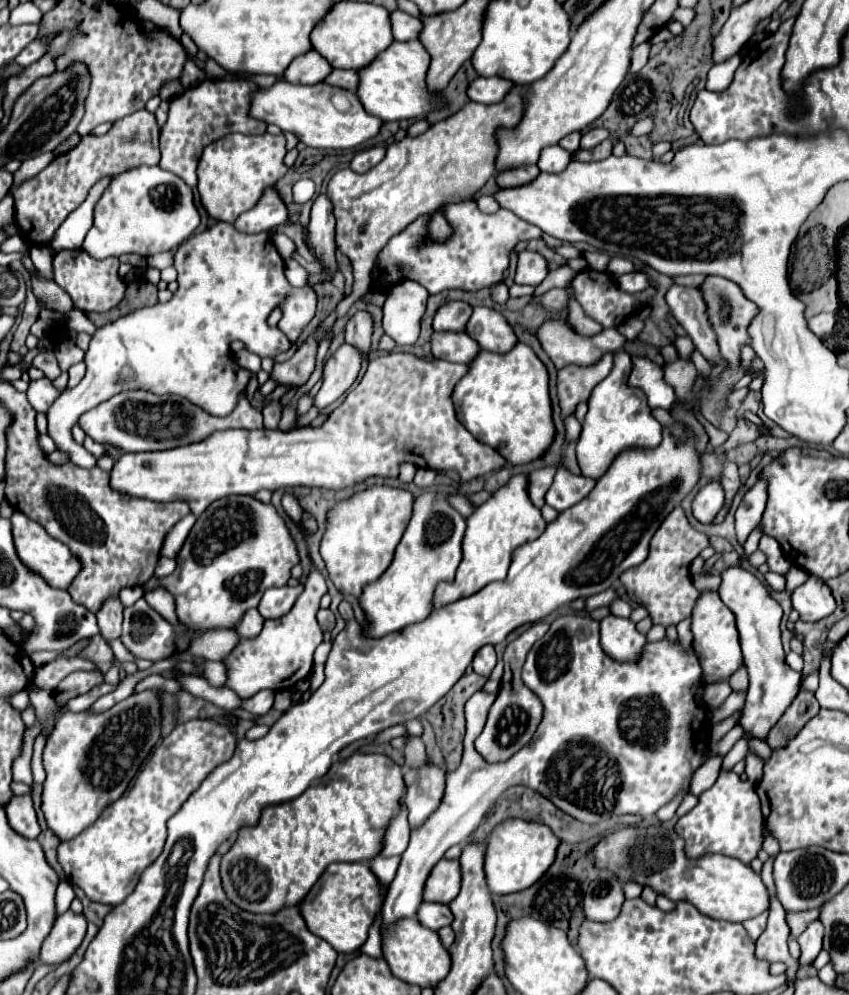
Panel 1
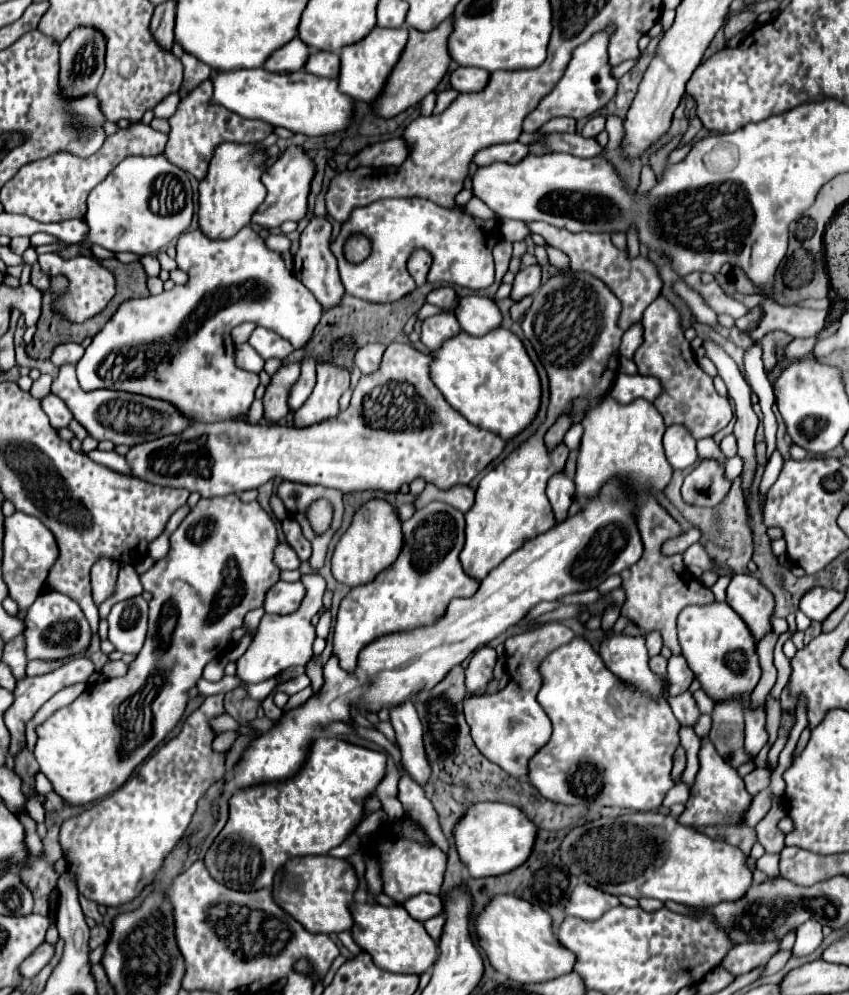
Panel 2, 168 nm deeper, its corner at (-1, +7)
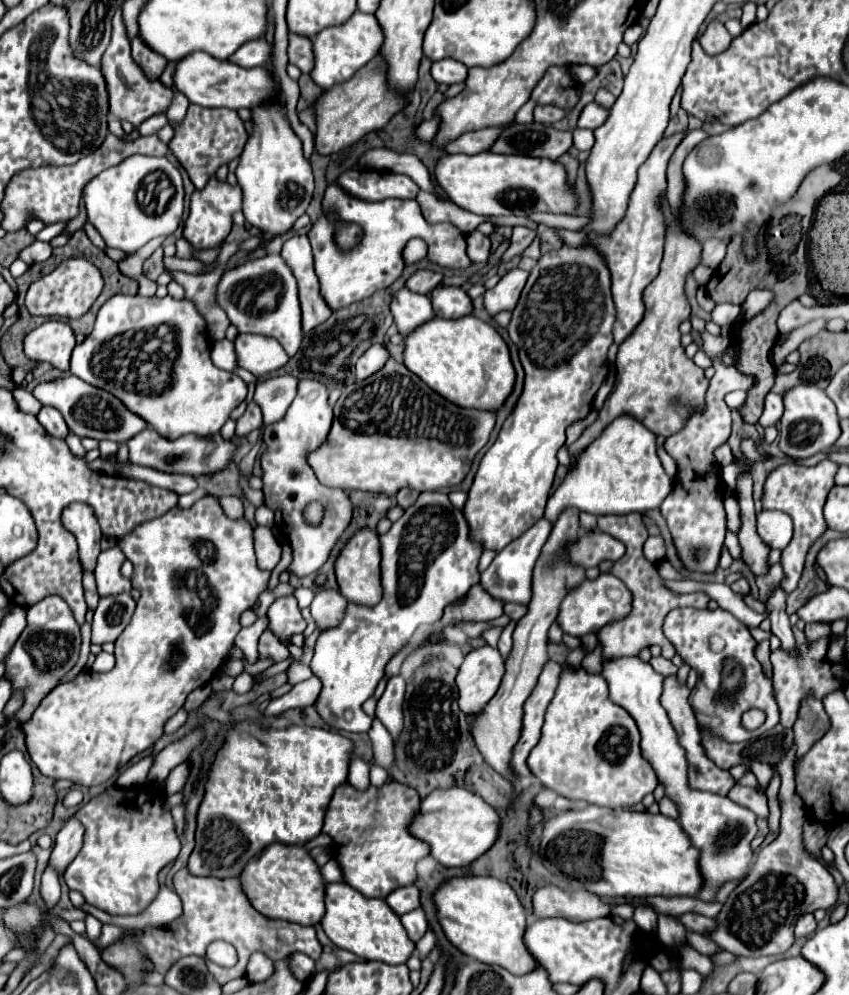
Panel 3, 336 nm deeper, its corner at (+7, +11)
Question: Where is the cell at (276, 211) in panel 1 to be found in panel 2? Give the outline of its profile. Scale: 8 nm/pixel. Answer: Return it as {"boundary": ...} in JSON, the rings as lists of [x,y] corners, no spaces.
{"boundary":[[[295,145],[287,147],[287,151],[281,153],[279,159],[271,167],[267,167],[261,175],[263,177],[261,181],[267,187],[267,197],[265,197],[263,205],[259,205],[259,209],[255,211],[251,221],[265,229],[275,229],[285,221],[299,223],[307,215],[307,197],[309,197],[311,181],[313,181],[315,173],[317,173],[317,169],[315,169],[313,159],[301,147],[295,147]]]}

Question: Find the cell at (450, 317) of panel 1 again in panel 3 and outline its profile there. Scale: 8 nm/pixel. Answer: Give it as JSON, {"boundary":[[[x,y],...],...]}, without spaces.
{"boundary":[[[417,271],[415,275],[411,275],[407,279],[407,289],[411,289],[413,293],[431,293],[439,283],[441,283],[443,275],[441,273],[433,273],[433,271]]]}

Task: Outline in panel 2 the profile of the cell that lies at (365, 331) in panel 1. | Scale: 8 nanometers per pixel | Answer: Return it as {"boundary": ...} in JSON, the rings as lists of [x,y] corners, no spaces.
{"boundary":[[[365,345],[357,351],[355,355],[355,363],[357,367],[361,369],[363,375],[369,375],[369,373],[375,373],[381,365],[381,357],[385,353],[385,347],[375,347],[375,345]]]}

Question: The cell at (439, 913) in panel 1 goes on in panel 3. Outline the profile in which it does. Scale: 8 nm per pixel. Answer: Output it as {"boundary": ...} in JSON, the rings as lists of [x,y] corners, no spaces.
{"boundary":[[[407,885],[407,887],[395,889],[393,893],[389,893],[389,897],[385,901],[397,915],[405,915],[405,913],[421,907],[419,889],[415,885]]]}

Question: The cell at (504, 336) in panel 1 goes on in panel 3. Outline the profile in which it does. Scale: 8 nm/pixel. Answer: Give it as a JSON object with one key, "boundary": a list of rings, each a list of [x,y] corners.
{"boundary":[[[437,287],[431,293],[437,317],[459,319],[473,313],[473,301],[461,287]]]}

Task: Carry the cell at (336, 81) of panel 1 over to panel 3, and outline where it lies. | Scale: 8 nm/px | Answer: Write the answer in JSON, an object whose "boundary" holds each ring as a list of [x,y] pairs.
{"boundary":[[[289,35],[289,63],[299,67],[301,73],[309,75],[315,67],[315,55],[313,55],[313,43],[307,37],[297,37],[297,35]]]}

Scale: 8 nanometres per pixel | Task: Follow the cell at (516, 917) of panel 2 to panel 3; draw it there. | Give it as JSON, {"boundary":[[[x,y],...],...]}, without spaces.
{"boundary":[[[461,877],[447,881],[437,893],[439,923],[447,939],[465,955],[487,965],[499,965],[513,975],[531,973],[537,969],[535,957],[527,951],[525,929],[527,917],[515,891],[495,877]]]}

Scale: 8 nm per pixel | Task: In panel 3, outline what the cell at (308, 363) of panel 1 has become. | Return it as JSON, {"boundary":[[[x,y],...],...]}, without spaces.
{"boundary":[[[251,401],[251,403],[247,405],[247,411],[241,415],[241,419],[237,419],[235,437],[245,437],[245,435],[249,435],[253,429],[259,429],[261,425],[263,425],[261,407],[255,405],[255,401]]]}

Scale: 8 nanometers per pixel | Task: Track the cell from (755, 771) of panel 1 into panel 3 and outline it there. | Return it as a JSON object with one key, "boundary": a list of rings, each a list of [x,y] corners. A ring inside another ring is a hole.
{"boundary":[[[679,607],[673,609],[663,623],[663,633],[665,637],[673,643],[677,655],[699,673],[699,685],[705,685],[709,691],[713,691],[713,703],[715,703],[715,713],[705,715],[701,711],[695,711],[695,717],[701,725],[713,729],[713,721],[725,721],[723,725],[723,737],[729,743],[737,741],[747,741],[751,737],[759,737],[761,733],[769,731],[771,727],[777,725],[779,721],[779,709],[777,703],[773,701],[773,685],[771,679],[767,679],[761,671],[759,661],[755,659],[755,647],[757,641],[751,637],[749,629],[735,619],[729,611],[725,609],[695,609],[695,607]],[[719,637],[723,641],[721,651],[713,651],[713,639]],[[749,709],[761,709],[765,711],[767,719],[765,723],[755,729],[755,731],[745,731],[739,727],[741,715]]]}

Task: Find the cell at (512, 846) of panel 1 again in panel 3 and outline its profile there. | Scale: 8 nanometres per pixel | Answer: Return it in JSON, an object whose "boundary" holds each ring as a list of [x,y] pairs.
{"boundary":[[[437,789],[425,797],[419,809],[419,819],[413,821],[411,833],[417,839],[425,839],[431,847],[431,855],[445,867],[465,867],[487,853],[499,839],[501,817],[479,795],[467,789]]]}

